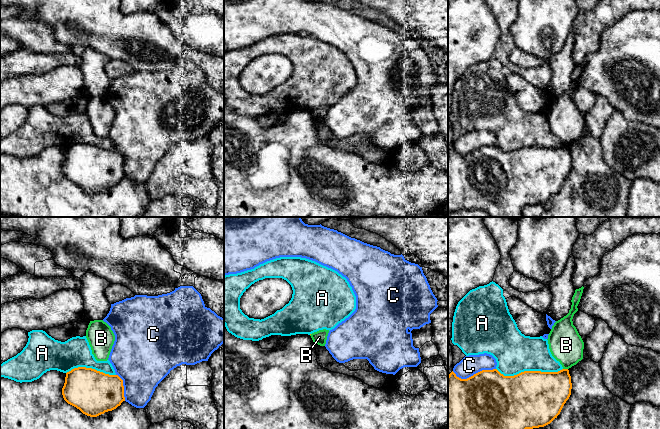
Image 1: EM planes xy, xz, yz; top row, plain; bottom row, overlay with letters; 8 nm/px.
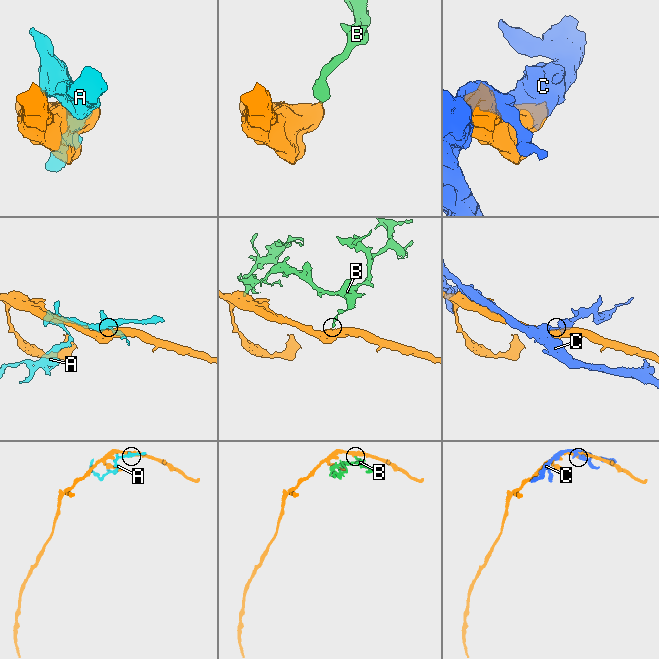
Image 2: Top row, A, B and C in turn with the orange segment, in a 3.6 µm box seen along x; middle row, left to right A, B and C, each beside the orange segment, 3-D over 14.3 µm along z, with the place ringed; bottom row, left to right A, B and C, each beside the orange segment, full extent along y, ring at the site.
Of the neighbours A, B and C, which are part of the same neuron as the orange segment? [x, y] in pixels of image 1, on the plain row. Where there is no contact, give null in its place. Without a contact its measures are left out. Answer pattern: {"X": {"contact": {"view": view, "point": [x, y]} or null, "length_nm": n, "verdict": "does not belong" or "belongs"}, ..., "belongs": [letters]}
{"A": {"contact": {"view": "yz", "point": [529, 147]}, "length_nm": 550, "verdict": "does not belong"}, "B": {"contact": {"view": "yz", "point": [565, 145]}, "length_nm": 40, "verdict": "does not belong"}, "C": {"contact": {"view": "yz", "point": [474, 150]}, "length_nm": 360, "verdict": "does not belong"}, "belongs": []}

